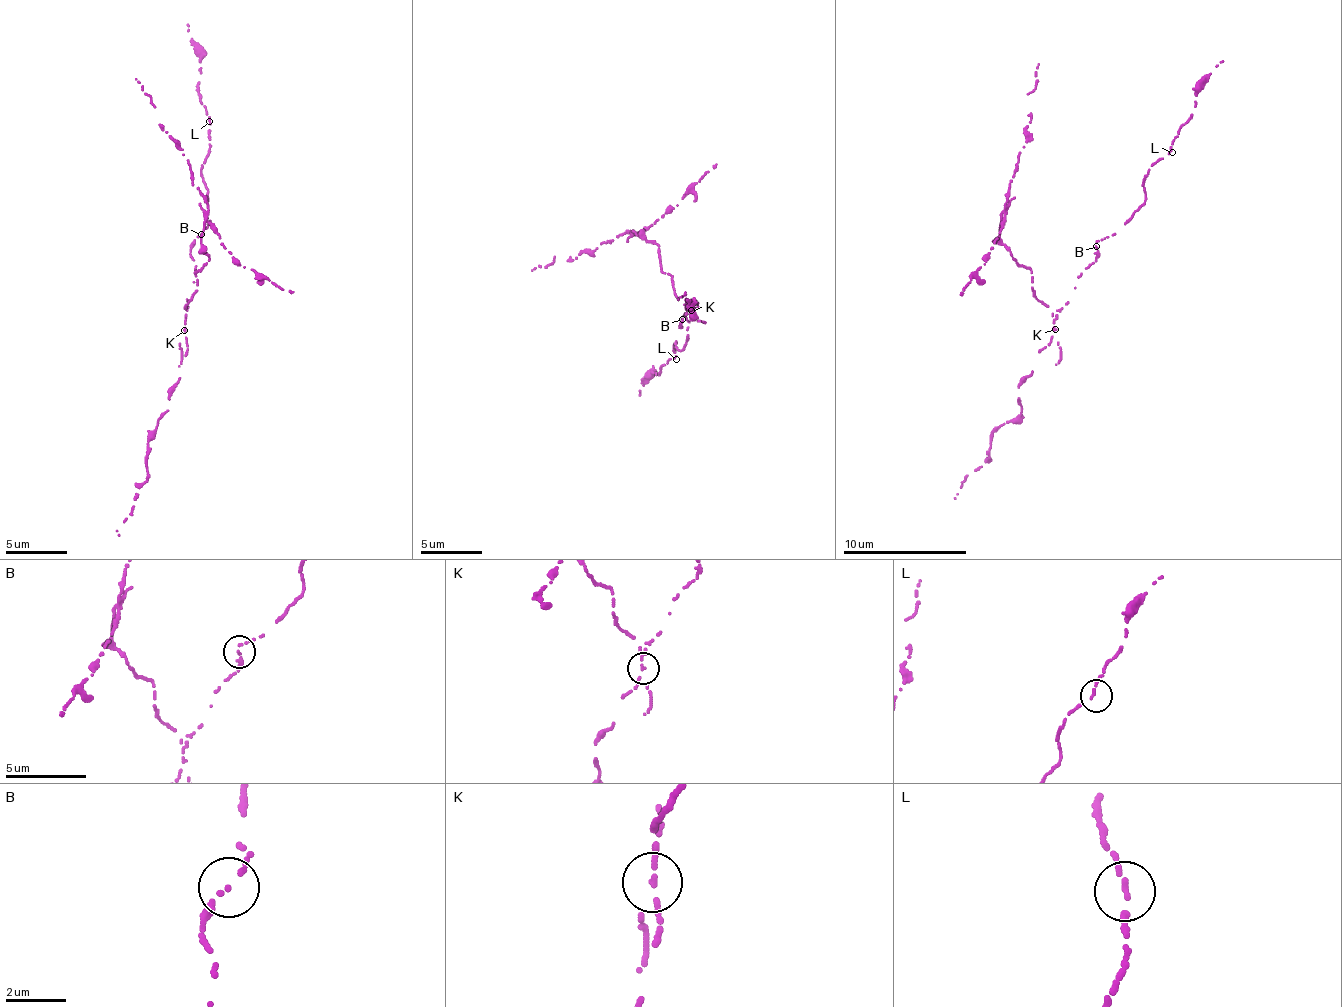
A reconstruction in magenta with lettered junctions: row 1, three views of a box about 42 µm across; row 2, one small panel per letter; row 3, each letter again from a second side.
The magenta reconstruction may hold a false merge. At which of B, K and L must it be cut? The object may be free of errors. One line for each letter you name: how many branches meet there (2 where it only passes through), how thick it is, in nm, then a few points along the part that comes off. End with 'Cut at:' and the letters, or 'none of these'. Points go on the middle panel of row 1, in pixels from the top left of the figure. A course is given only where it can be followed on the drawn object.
K: 2 branches meet; 130 nm thick; foreign part runs (691, 310), (677, 299), (673, 276), (664, 274), (657, 245), (629, 231), (566, 262), (555, 258), (532, 269)
Cut at: K

